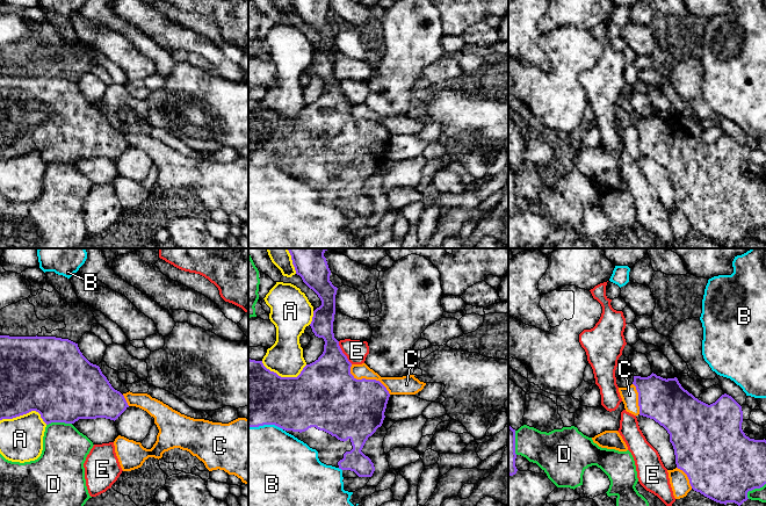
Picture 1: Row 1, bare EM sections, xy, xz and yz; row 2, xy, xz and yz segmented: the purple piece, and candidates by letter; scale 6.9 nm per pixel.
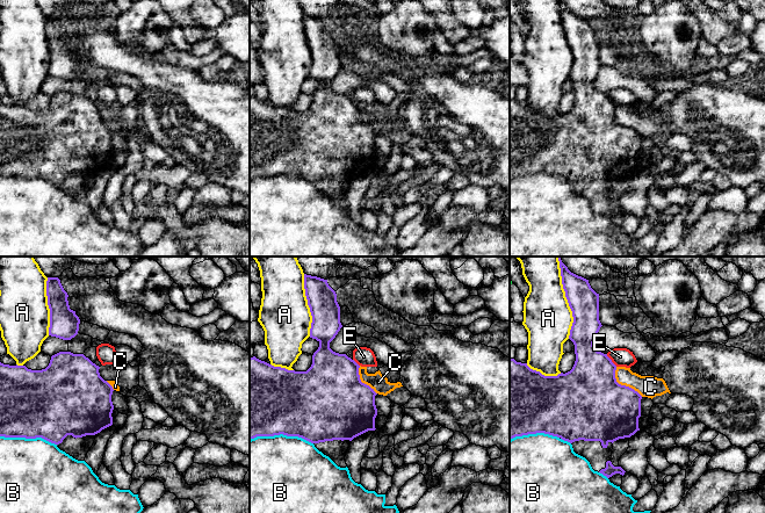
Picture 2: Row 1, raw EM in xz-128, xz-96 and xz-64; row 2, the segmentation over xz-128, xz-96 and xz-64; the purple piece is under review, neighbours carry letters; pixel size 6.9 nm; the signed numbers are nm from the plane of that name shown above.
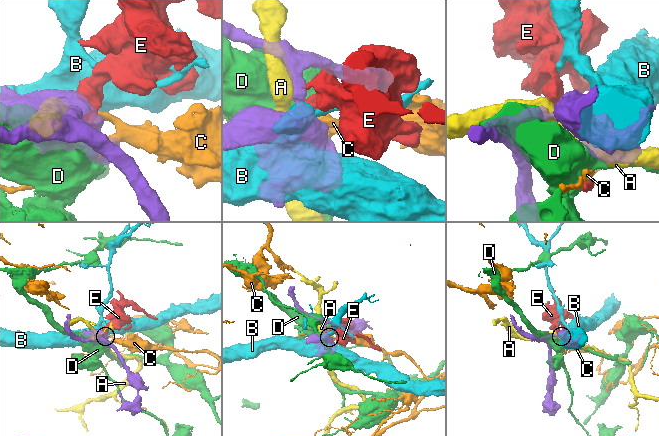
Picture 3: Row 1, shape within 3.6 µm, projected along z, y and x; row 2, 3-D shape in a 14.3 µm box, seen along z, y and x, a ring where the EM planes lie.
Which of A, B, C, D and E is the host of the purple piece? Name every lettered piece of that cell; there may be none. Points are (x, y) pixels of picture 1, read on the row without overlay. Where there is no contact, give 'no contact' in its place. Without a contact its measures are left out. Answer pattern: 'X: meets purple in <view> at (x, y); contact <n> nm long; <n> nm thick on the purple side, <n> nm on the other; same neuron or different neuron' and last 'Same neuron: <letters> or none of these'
A: meets purple in xy at (24, 153); contact 320 nm long; 440 nm thick on the purple side, 300 nm on the other; different neuron
B: meets purple in xz at (266, 164); contact 240 nm long; 440 nm thick on the purple side, 480 nm on the other; different neuron
C: meets purple in xz at (367, 120); contact 340 nm long; 420 nm thick on the purple side, 130 nm on the other; same neuron
D: meets purple in xy at (58, 161); contact 180 nm long; 500 nm thick on the purple side, 300 nm on the other; different neuron
E: meets purple in xz at (342, 93); contact 190 nm long; 360 nm thick on the purple side, 150 nm on the other; different neuron
Same neuron: C

